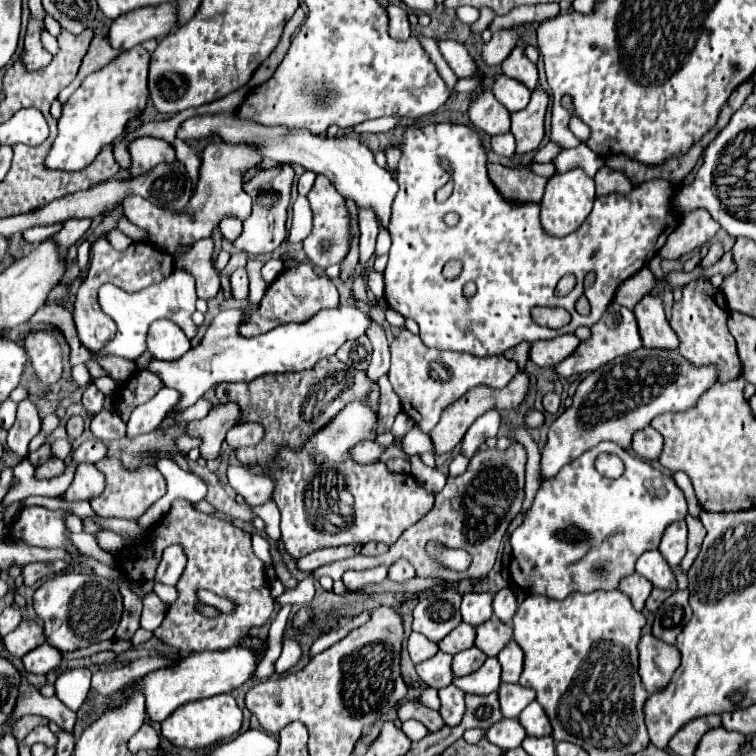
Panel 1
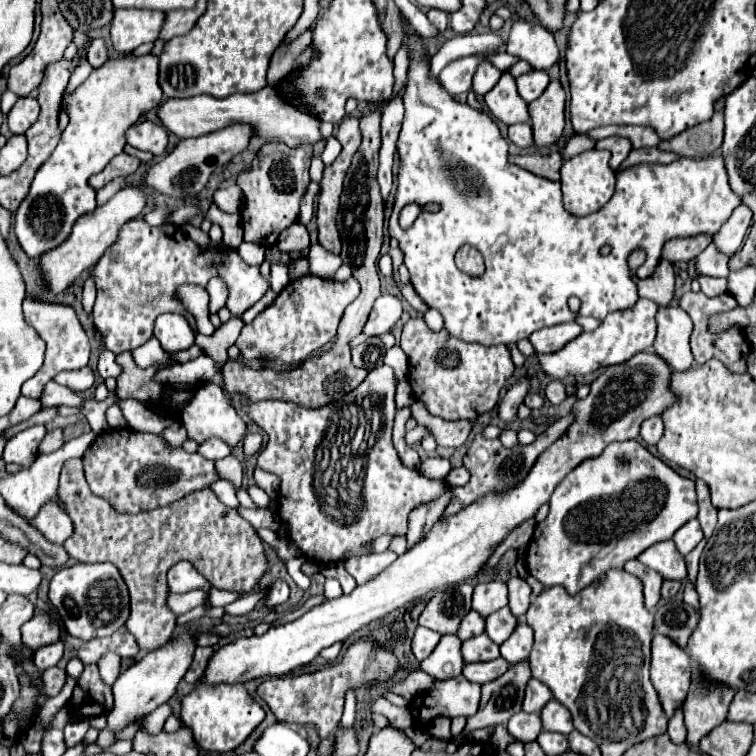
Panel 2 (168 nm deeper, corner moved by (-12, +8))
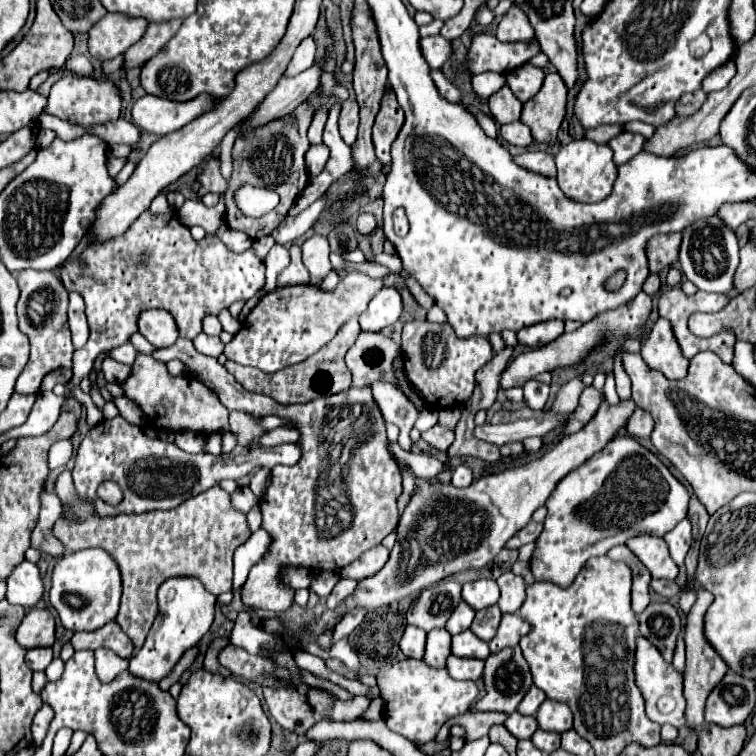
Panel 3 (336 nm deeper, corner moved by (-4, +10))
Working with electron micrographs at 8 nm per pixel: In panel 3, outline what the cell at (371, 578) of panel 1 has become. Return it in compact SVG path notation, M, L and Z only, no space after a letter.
M374 546L368 552L364 552L360 558L356 558L354 562L350 562L348 566L344 566L340 570L340 578L352 578L352 580L362 580L368 578L372 574L376 574L388 560L388 548Z

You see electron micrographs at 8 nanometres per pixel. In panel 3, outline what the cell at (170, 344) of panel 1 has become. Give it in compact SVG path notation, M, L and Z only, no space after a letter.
M146 310L138 322L140 334L156 348L168 348L178 340L178 326L166 310Z

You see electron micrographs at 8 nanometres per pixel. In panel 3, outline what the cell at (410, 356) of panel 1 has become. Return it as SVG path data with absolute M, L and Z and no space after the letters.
M428 320L406 322L402 330L404 372L410 384L422 394L428 408L442 410L452 404L464 404L474 392L474 374L492 360L494 352L488 338L456 338L452 326L432 324Z

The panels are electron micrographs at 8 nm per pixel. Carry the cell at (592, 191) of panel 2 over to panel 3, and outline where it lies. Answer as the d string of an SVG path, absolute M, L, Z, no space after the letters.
M586 138L574 140L560 148L556 154L556 166L558 166L558 186L566 194L566 198L582 204L594 204L604 200L612 192L612 184L616 180L616 164L612 162L612 150L604 144L590 142Z

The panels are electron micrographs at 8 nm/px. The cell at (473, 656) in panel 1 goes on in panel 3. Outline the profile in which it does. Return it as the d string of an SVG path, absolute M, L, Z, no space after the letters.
M466 630L466 632L452 636L452 654L460 656L460 658L482 658L482 660L486 660L490 656L490 648L472 630Z

